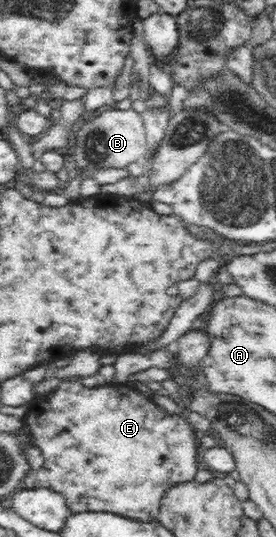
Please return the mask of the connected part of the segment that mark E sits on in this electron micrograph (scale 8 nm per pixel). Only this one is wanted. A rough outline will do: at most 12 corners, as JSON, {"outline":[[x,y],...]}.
{"outline":[[64,381],[23,424],[23,487],[155,521],[196,435],[128,384]]}

